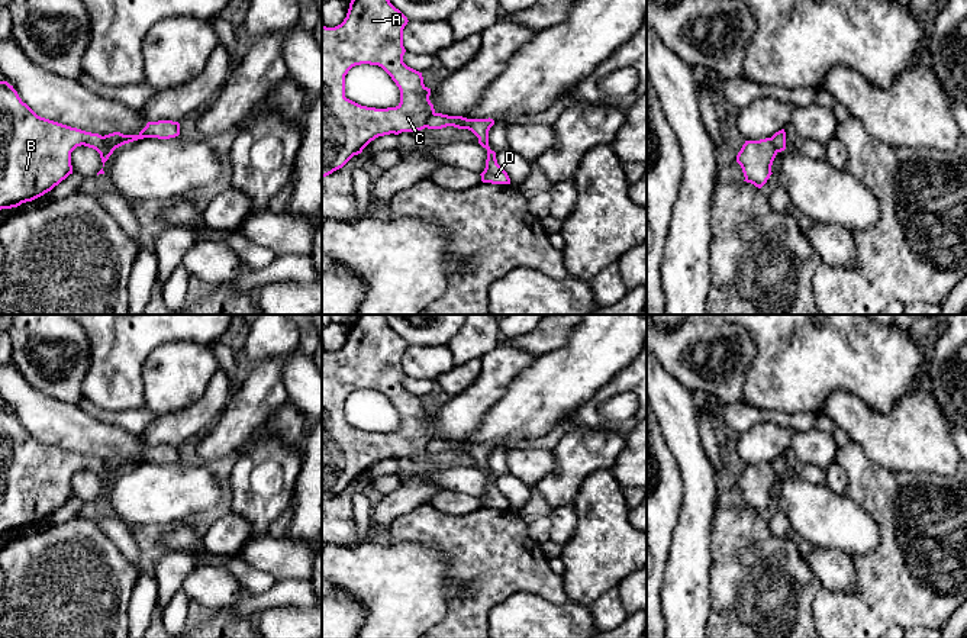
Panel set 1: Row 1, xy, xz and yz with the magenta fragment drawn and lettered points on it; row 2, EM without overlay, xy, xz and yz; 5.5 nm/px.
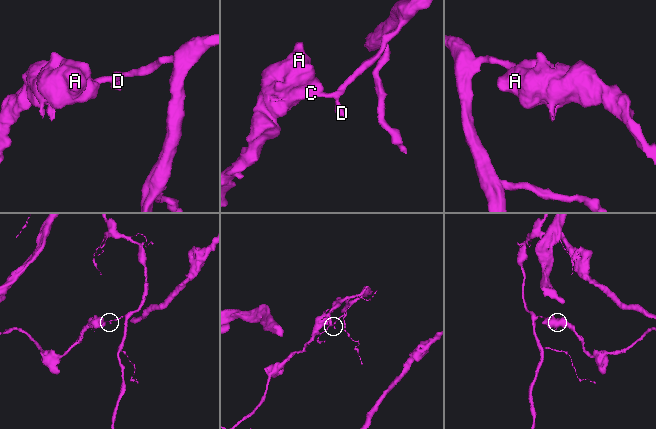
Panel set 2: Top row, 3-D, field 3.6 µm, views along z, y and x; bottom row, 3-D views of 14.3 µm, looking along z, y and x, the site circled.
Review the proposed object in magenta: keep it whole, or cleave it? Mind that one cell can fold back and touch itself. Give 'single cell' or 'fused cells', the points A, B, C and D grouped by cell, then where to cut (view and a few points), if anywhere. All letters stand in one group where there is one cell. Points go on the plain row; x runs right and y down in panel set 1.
fused cells | A B C / D | xz (434, 437), (426, 444), (425, 451)

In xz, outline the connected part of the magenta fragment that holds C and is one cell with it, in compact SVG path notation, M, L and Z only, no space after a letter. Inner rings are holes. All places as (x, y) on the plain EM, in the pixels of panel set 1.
M357 315L344 347L335 352L322 351L322 503L342 493L378 461L425 454L426 444L435 438L429 425L431 413L423 409L422 397L403 387L403 354L407 347L407 342L390 328L386 315ZM361 389L378 390L391 402L400 415L400 428L396 432L367 432L345 422L345 400Z

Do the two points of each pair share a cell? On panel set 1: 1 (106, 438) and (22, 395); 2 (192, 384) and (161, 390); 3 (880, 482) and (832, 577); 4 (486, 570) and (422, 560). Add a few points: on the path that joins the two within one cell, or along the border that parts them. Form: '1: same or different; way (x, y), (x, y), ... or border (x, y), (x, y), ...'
1: same; way (86, 435), (52, 422), (42, 415)
2: same; way (184, 384), (168, 386)
3: different; border (851, 557), (856, 580), (856, 587), (851, 592)
4: different; border (422, 543), (434, 547), (447, 561), (447, 598)

